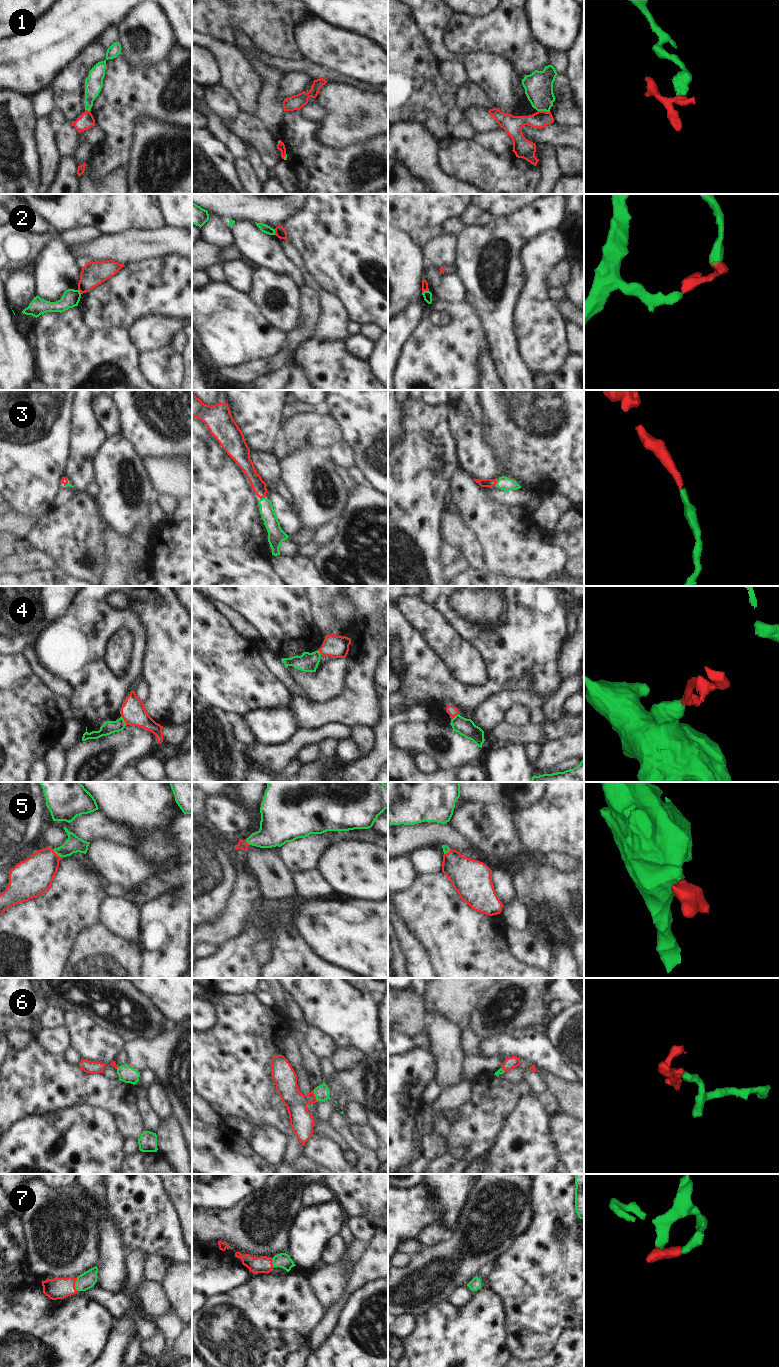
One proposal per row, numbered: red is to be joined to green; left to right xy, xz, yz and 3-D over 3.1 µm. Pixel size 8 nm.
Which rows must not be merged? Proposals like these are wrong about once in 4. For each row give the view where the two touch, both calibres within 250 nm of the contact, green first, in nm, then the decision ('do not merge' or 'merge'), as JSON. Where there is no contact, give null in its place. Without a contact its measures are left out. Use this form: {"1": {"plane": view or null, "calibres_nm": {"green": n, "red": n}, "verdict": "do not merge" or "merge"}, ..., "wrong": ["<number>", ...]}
{"1": {"plane": "yz", "calibres_nm": {"green": 220, "red": 140}, "verdict": "do not merge"}, "2": {"plane": "yz", "calibres_nm": {"green": 70, "red": 50}, "verdict": "do not merge"}, "3": {"plane": "yz", "calibres_nm": {"green": 110, "red": 60}, "verdict": "merge"}, "4": {"plane": "xy", "calibres_nm": {"green": 110, "red": 190}, "verdict": "do not merge"}, "5": {"plane": "xy", "calibres_nm": {"green": 140, "red": 300}, "verdict": "merge"}, "6": {"plane": "xz", "calibres_nm": {"green": 120, "red": 190}, "verdict": "merge"}, "7": {"plane": "xy", "calibres_nm": {"green": 140, "red": 180}, "verdict": "merge"}, "wrong": ["1", "2", "4"]}

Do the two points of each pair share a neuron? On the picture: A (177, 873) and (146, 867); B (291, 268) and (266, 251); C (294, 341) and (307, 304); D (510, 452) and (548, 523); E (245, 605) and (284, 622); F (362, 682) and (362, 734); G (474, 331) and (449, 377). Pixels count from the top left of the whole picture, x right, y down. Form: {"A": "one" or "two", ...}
{"A": "two", "B": "one", "C": "one", "D": "two", "E": "one", "F": "two", "G": "one"}

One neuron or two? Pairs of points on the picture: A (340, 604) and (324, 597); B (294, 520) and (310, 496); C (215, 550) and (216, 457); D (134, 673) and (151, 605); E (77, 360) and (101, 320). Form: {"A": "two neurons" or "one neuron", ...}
{"A": "two neurons", "B": "two neurons", "C": "one neuron", "D": "two neurons", "E": "two neurons"}

